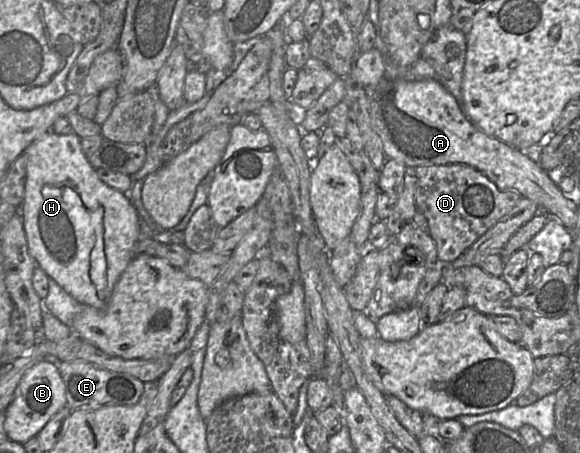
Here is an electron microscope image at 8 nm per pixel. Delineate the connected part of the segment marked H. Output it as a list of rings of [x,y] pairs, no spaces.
[[[52,130],[32,142],[23,152],[26,156],[26,182],[24,200],[21,206],[21,216],[27,238],[28,250],[35,260],[37,267],[40,267],[49,278],[57,282],[69,295],[80,304],[88,305],[96,309],[104,309],[114,290],[120,276],[134,258],[133,249],[139,240],[139,215],[127,197],[100,180],[96,169],[91,165],[81,147],[81,138],[74,132],[67,135],[56,134]]]

